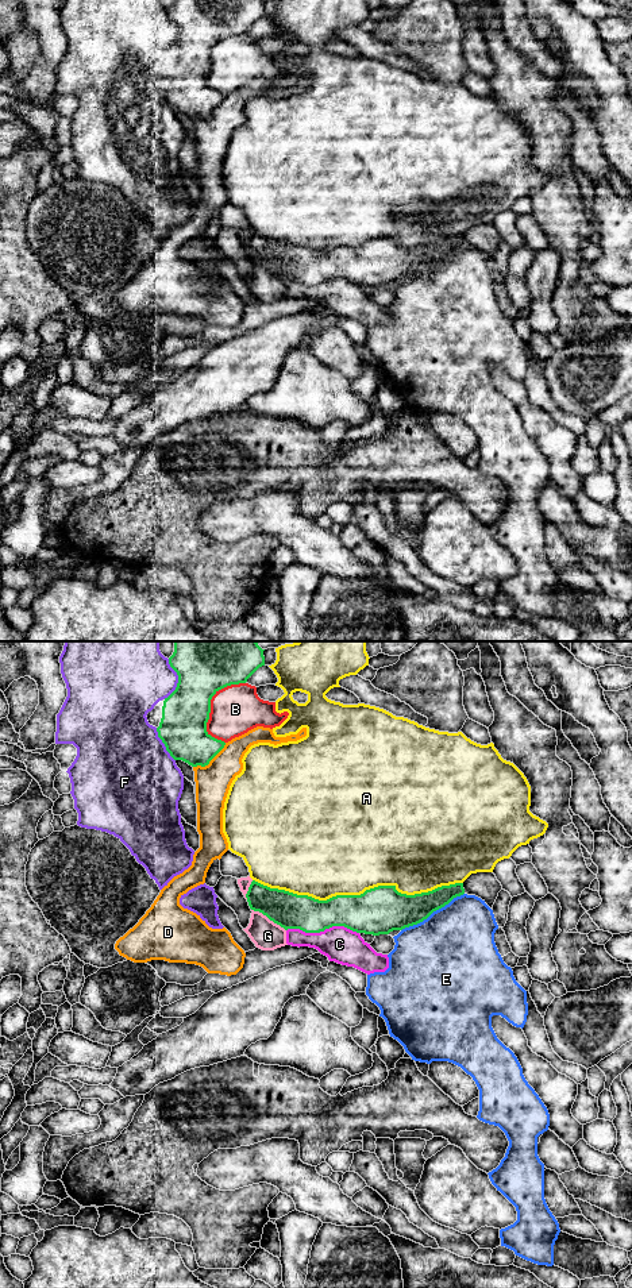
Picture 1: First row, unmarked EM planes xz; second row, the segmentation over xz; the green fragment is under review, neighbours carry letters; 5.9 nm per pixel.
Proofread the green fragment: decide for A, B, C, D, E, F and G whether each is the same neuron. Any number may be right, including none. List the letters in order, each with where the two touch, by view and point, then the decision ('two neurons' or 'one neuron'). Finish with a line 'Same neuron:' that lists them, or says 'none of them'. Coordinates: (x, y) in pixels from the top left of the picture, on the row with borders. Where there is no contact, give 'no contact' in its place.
A: xz (358, 895) | two neurons
B: xz (209, 701) | two neurons
C: xz (323, 930) | two neurons
D: xz (211, 759) | two neurons
E: xz (432, 911) | two neurons
F: xz (178, 679) | two neurons
G: xz (269, 918) | two neurons
Same neuron: none of them

